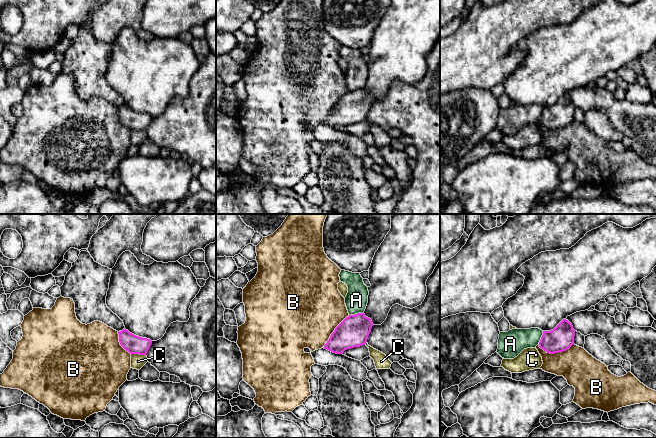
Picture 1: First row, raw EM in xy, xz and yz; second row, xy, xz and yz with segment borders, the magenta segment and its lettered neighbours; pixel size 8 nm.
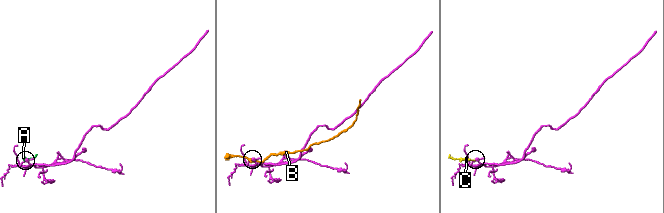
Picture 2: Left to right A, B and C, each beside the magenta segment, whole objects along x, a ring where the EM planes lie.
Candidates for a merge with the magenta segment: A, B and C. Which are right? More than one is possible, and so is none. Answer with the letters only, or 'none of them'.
none of them

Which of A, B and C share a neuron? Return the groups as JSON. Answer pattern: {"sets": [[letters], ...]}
{"sets": [["A"], ["B"], ["C"]]}

